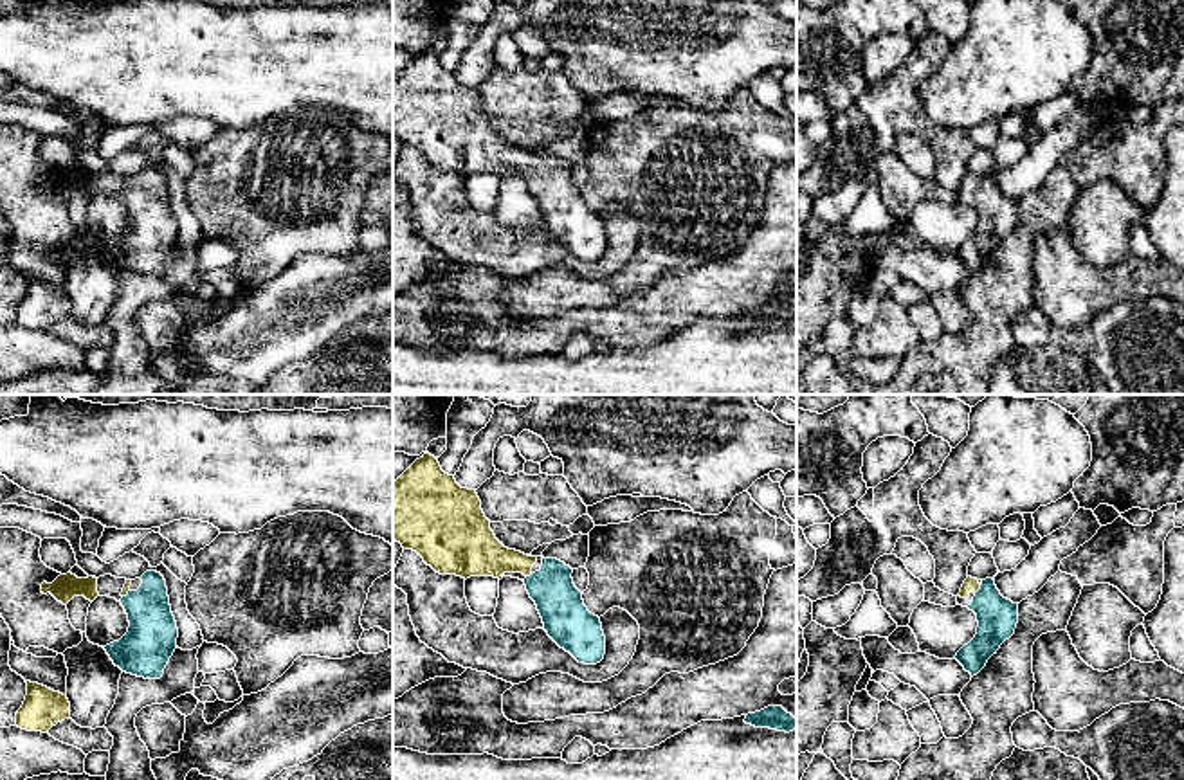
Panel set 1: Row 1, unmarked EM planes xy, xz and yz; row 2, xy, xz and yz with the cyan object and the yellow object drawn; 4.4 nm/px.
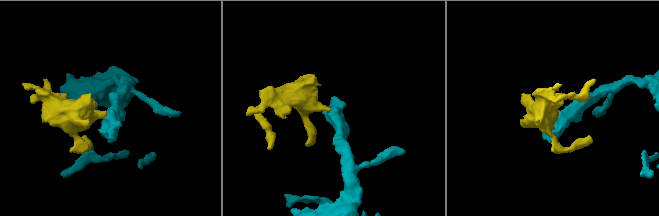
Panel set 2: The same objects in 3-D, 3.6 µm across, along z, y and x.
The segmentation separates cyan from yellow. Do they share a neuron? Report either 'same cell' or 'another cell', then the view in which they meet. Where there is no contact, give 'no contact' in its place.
same cell; meets cyan in yz

